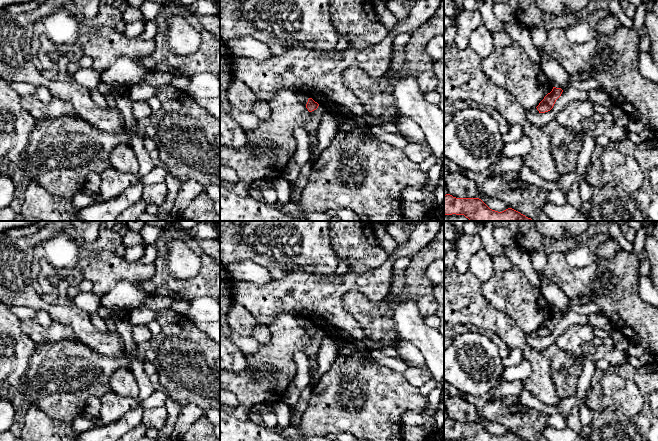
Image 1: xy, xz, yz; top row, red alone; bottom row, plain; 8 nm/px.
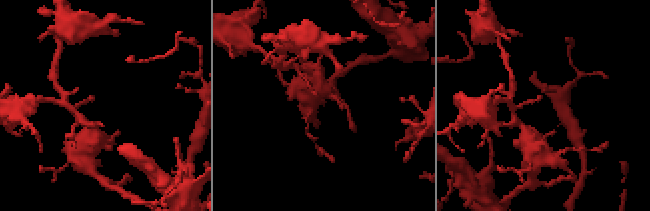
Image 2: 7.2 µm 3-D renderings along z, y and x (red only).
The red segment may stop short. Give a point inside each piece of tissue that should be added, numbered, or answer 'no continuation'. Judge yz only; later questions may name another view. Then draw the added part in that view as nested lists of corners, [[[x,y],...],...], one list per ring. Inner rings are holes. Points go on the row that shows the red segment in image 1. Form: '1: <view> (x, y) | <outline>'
no continuation

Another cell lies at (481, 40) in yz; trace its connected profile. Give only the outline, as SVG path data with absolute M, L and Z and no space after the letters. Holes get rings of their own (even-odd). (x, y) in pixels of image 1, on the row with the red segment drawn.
M483 24L469 36L469 47L482 58L489 56L497 49L492 33Z

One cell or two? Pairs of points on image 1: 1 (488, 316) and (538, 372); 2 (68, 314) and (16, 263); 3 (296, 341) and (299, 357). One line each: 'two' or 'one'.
1: one
2: one
3: two

